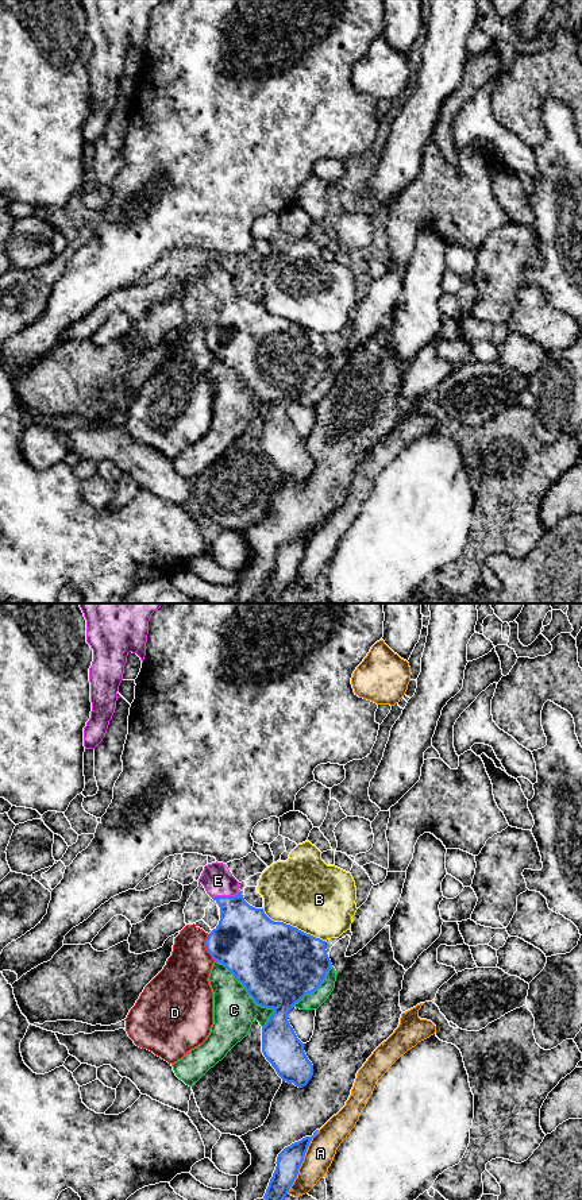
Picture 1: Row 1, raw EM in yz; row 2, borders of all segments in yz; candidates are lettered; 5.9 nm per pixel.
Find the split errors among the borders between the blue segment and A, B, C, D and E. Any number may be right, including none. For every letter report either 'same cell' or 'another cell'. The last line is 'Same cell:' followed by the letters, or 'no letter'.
A: another cell
B: another cell
C: another cell
D: another cell
E: same cell
Same cell: E

